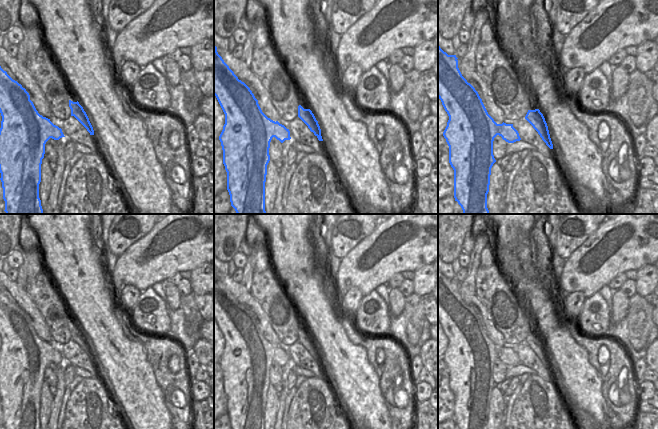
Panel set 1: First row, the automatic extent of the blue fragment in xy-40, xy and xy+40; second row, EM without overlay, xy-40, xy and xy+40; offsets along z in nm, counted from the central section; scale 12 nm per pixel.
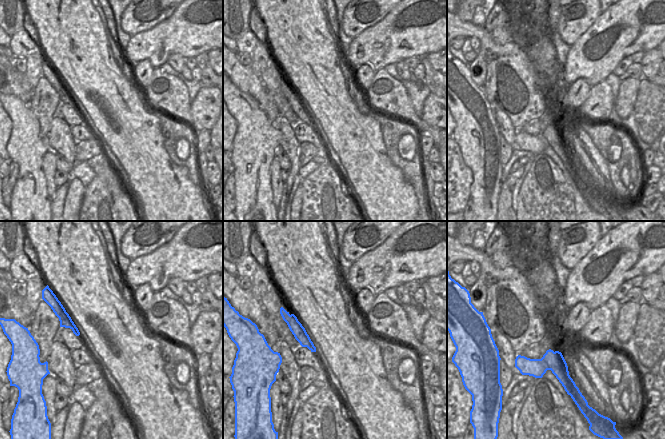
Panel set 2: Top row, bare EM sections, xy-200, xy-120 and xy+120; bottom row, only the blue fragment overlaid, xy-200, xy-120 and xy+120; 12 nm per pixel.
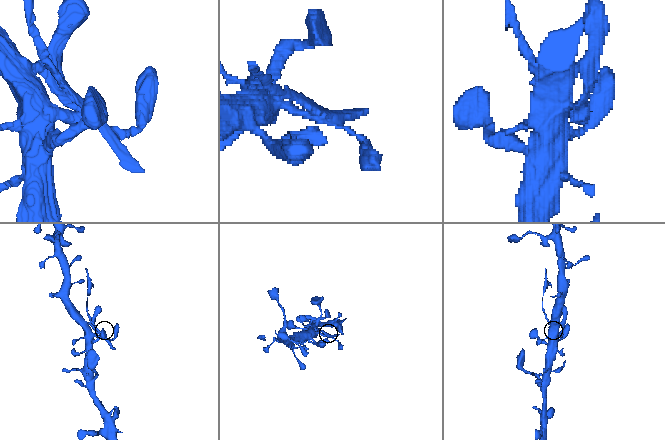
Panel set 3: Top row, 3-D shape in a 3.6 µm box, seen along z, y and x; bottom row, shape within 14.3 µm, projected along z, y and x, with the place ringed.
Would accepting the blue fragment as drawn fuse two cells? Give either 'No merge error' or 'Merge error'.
Merge error

